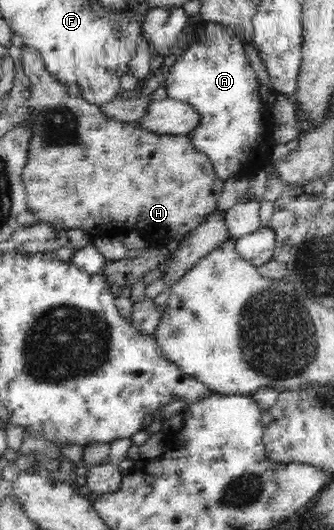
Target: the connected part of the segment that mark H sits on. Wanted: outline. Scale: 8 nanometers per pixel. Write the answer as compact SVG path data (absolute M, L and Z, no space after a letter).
M24 46L21 49L21 63L25 74L29 77L31 85L31 93L28 98L28 113L30 115L30 145L27 148L27 161L26 167L22 169L22 181L26 188L26 207L30 213L34 214L36 221L49 223L52 227L58 230L71 230L71 229L100 229L106 231L107 234L110 229L134 229L146 244L152 248L172 247L195 227L198 227L202 222L208 219L208 215L212 214L218 207L218 199L222 195L224 189L224 180L220 179L215 171L214 164L206 154L194 150L194 146L190 143L190 138L187 136L179 135L158 135L148 130L142 129L134 123L124 123L112 119L106 114L102 113L100 106L88 103L85 99L79 96L69 96L67 93L68 86L60 83L50 72L45 68L44 60L38 50L30 46Z

